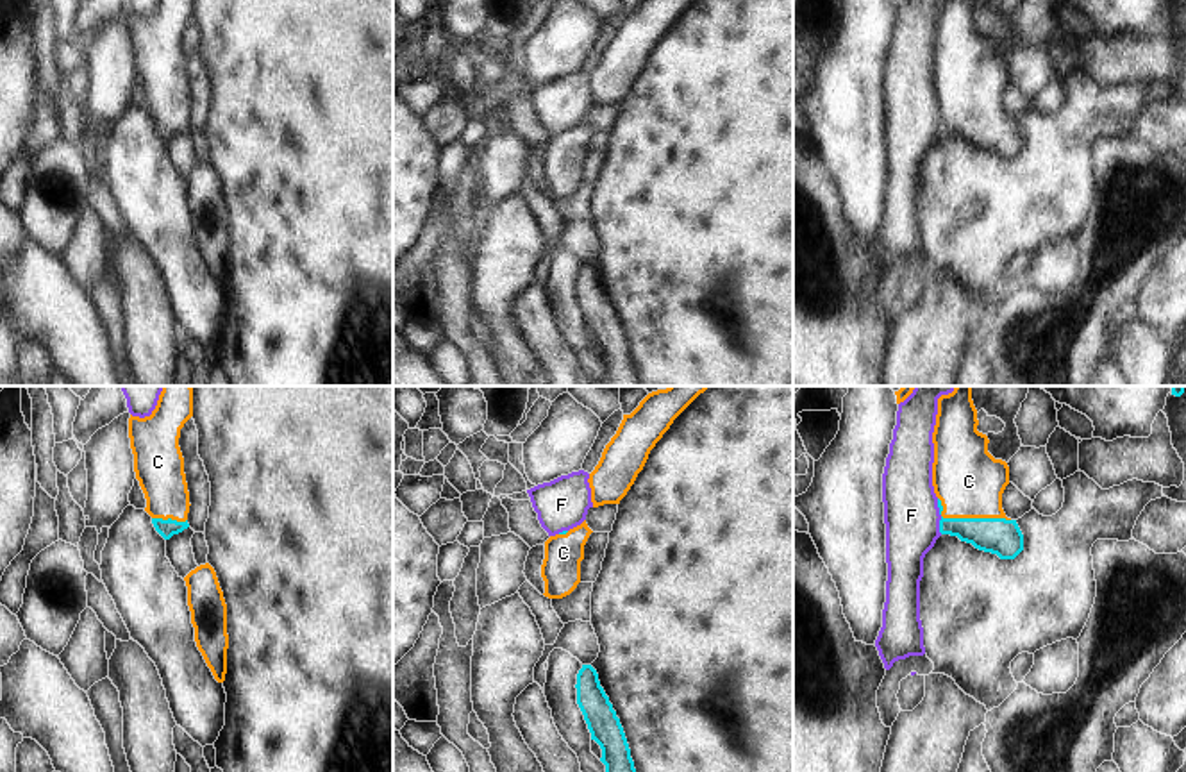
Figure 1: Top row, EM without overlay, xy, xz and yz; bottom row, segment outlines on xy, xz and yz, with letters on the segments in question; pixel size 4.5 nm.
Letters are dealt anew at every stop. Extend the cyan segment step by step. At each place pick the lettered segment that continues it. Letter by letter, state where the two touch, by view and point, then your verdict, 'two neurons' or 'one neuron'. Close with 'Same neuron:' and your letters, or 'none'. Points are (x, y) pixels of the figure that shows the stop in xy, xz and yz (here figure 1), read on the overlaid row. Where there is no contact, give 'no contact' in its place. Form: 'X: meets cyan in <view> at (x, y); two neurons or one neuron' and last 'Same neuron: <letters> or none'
C: meets cyan in yz at (967, 519); one neuron
F: meets cyan in yz at (942, 517); two neurons
Same neuron: C

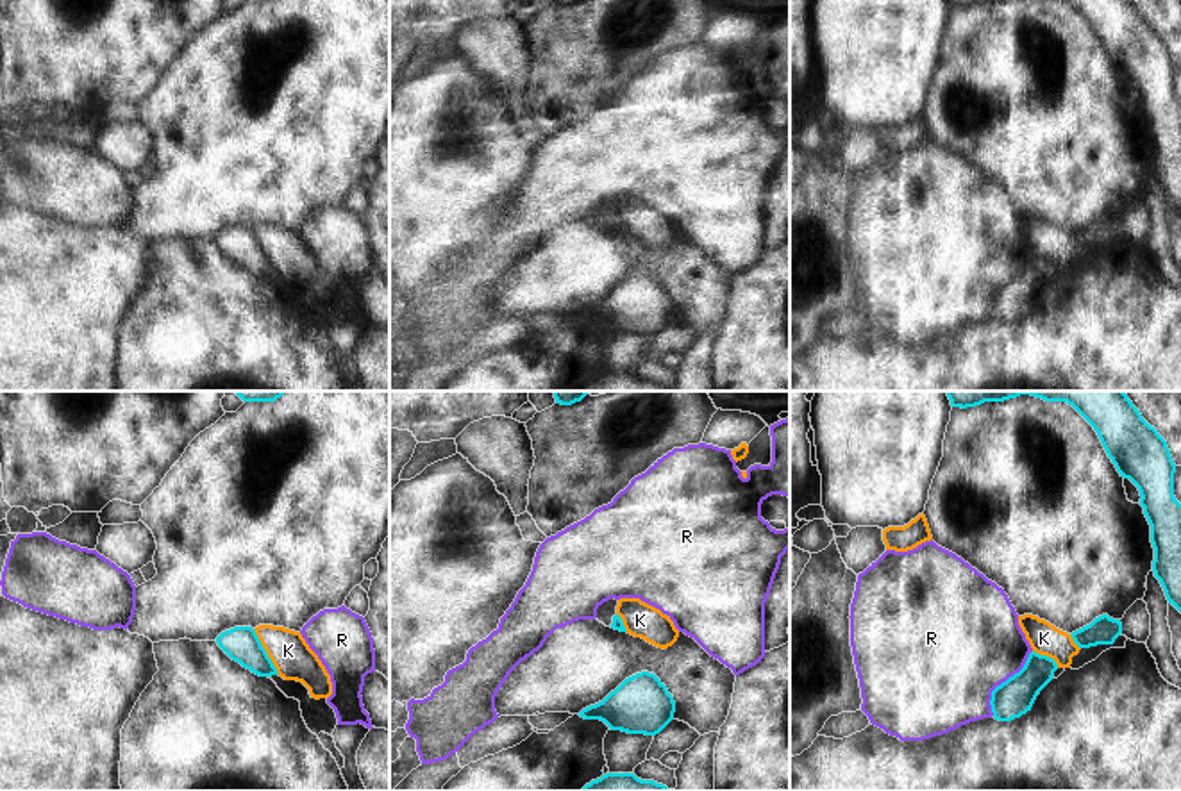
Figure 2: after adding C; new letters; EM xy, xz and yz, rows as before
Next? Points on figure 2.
K: meets cyan in xy at (265, 652); one neuron
R: meets cyan in yz at (1003, 682); two neurons
Same neuron: K

